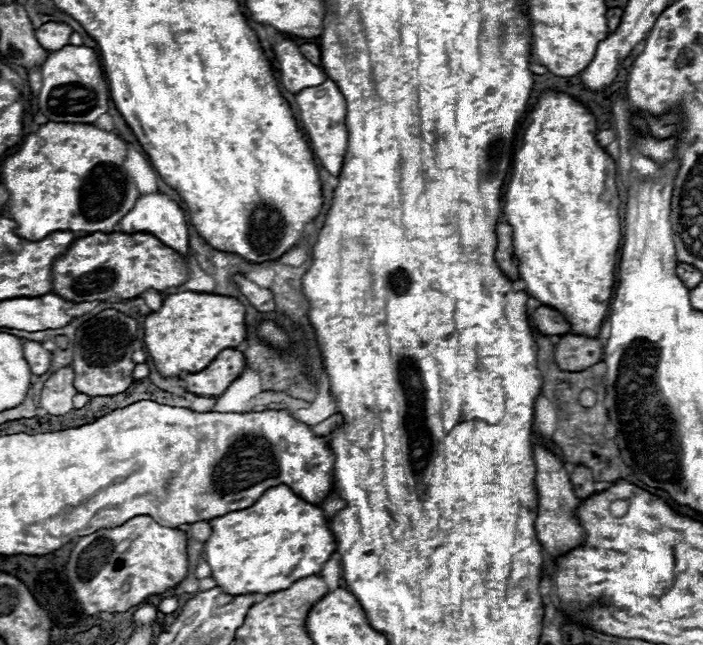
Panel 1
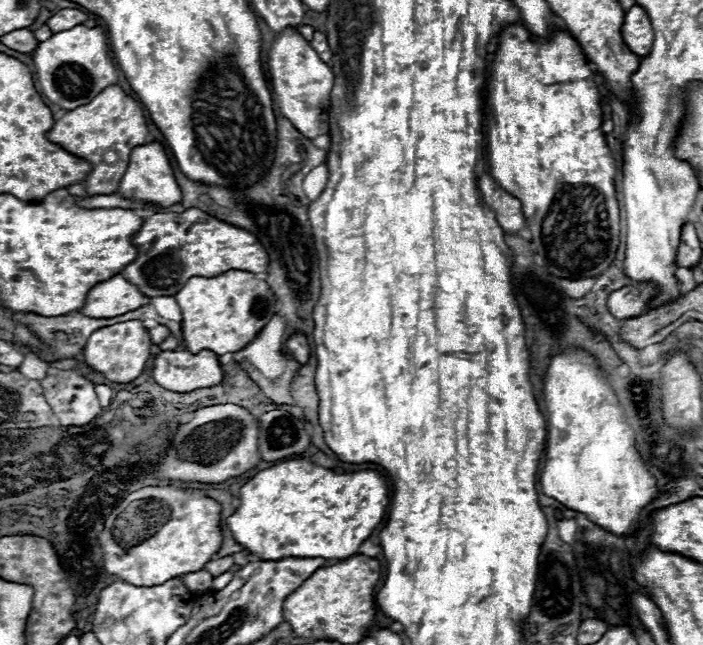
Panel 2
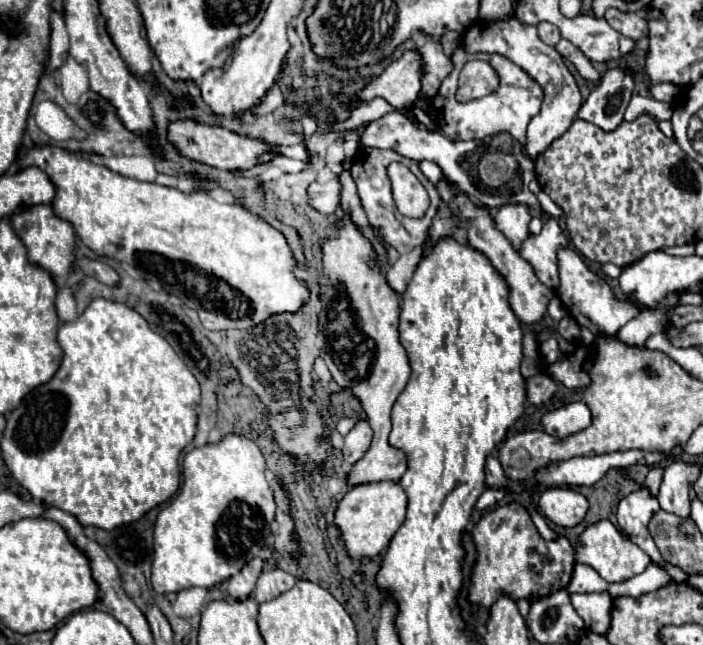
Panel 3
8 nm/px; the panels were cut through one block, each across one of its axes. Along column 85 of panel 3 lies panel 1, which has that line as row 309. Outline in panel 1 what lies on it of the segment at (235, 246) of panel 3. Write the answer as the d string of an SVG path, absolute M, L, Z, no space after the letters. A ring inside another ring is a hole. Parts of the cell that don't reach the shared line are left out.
M192 290L168 294L162 302L162 308L148 314L144 320L144 350L164 378L178 378L182 372L186 374L202 372L222 350L238 348L244 342L244 338L246 338L244 306L236 298L218 294L200 294Z

